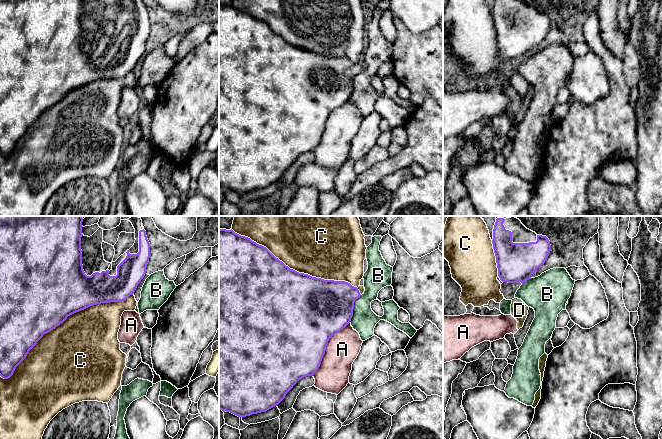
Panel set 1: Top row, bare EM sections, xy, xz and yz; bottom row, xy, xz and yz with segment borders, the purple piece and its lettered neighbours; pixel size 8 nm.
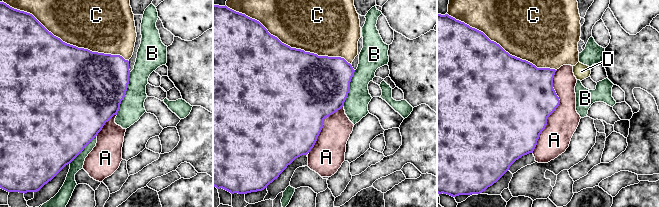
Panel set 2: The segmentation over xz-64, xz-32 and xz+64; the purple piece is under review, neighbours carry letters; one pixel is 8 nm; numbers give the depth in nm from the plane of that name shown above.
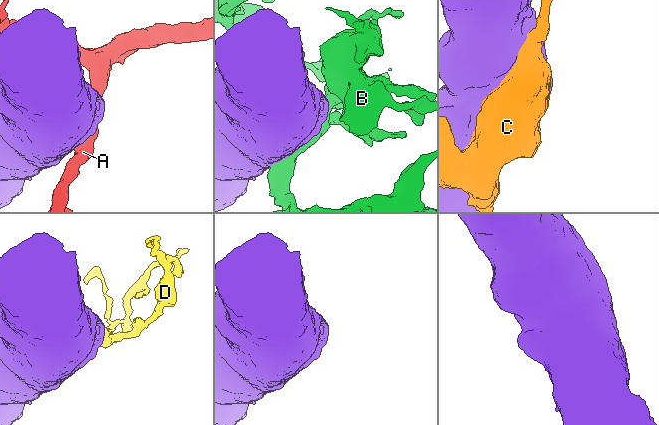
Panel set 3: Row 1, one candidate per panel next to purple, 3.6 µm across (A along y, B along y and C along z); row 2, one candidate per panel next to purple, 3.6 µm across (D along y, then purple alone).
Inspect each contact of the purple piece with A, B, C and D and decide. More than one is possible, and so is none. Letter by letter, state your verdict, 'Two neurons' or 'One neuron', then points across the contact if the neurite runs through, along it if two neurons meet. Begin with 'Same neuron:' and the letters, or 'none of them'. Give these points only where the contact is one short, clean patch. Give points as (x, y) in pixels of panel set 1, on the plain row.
Same neuron: D
A: Two neurons
B: Two neurons
C: Two neurons
D: One neuron. Path across: xz (330, 80), (343, 70), (358, 67), (361, 65)

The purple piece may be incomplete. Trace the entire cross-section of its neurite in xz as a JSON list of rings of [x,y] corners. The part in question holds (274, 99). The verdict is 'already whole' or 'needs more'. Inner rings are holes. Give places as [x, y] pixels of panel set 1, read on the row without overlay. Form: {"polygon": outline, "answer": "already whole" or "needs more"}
{"polygon": [[[219,4],[219,185],[238,193],[246,193],[277,182],[300,155],[313,152],[319,145],[329,115],[350,99],[354,78],[364,67],[364,61],[357,64],[345,57],[324,56],[299,49],[286,42],[266,23],[235,9],[232,5]]], "answer": "needs more"}

